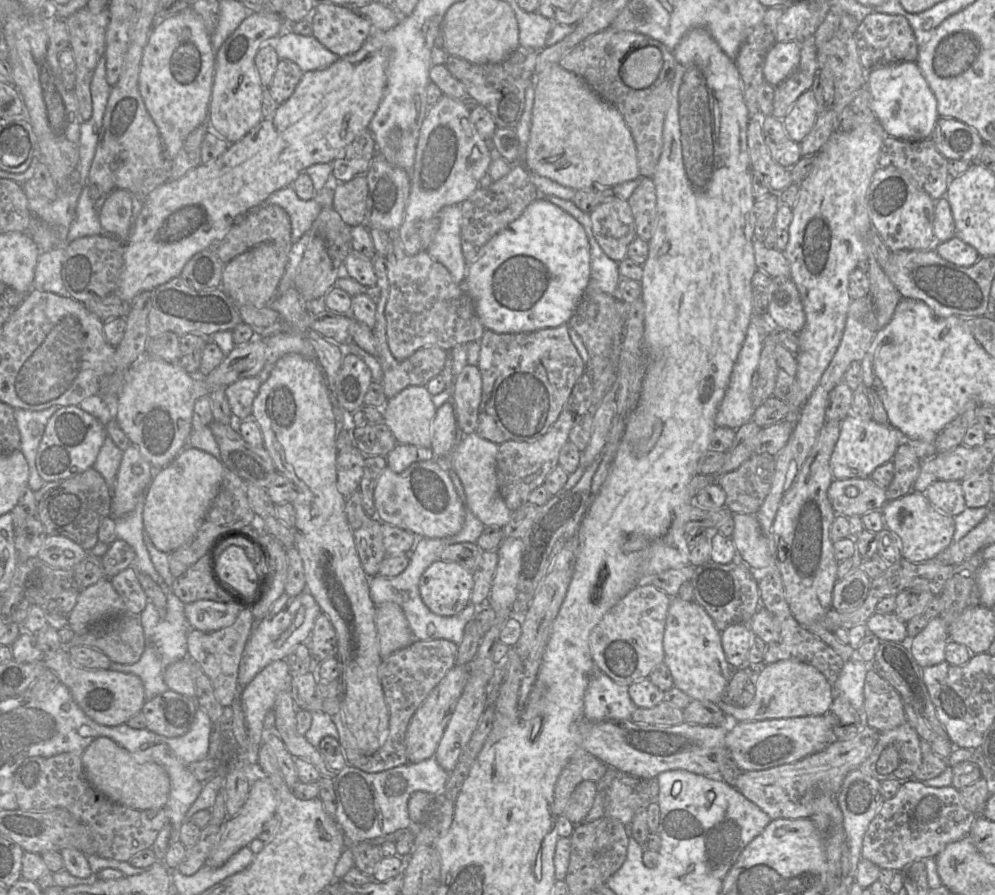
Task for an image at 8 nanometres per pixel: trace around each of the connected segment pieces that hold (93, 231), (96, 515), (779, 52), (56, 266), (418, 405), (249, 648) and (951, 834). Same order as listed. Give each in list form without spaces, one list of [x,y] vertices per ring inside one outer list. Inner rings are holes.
[[[85,185],[78,199],[75,218],[69,228],[66,243],[90,235],[113,236],[101,226],[99,214],[94,209],[94,202],[89,194],[89,185]]]
[[[91,467],[49,490],[38,505],[38,519],[47,535],[65,536],[88,552],[99,541],[98,529],[101,521],[111,516],[111,501],[111,491],[104,478]]]
[[[796,41],[777,42],[768,51],[763,74],[765,82],[776,87],[800,62],[800,44]]]
[[[56,247],[39,254],[32,289],[72,298],[63,283],[61,275],[64,255],[65,247]]]
[[[409,386],[382,408],[385,425],[399,444],[431,448],[431,426],[436,414],[426,386]]]
[[[304,591],[295,597],[289,596],[284,607],[272,619],[263,619],[259,625],[252,630],[240,660],[238,682],[241,687],[241,691],[267,665],[274,661],[286,660],[287,656],[297,645],[307,642],[314,627],[315,620],[320,613],[322,613],[321,609],[315,602],[312,595],[308,591]],[[300,607],[305,608],[303,623],[291,633],[291,635],[281,646],[276,646],[276,641],[279,639],[281,634],[291,626],[293,619]]]
[[[916,780],[902,782],[897,794],[884,801],[869,824],[861,857],[893,871],[901,871],[913,861],[935,858],[948,844],[967,836],[977,817],[963,806],[959,791],[953,786],[924,786]]]

